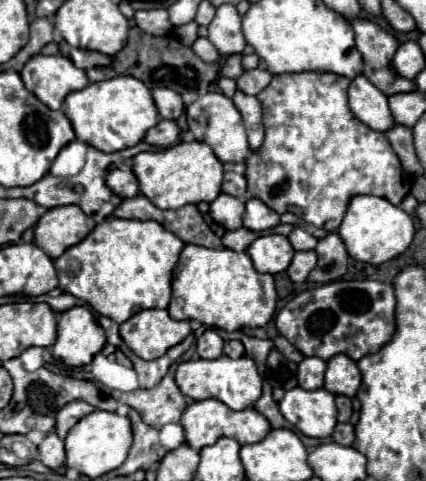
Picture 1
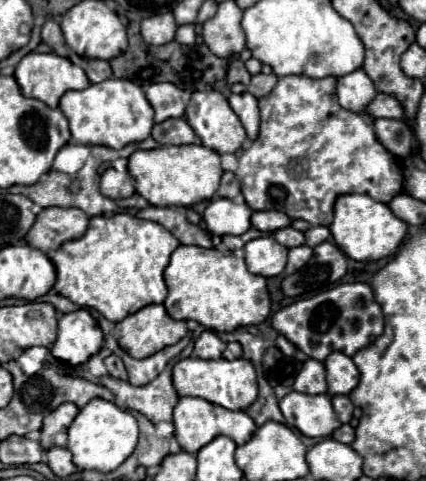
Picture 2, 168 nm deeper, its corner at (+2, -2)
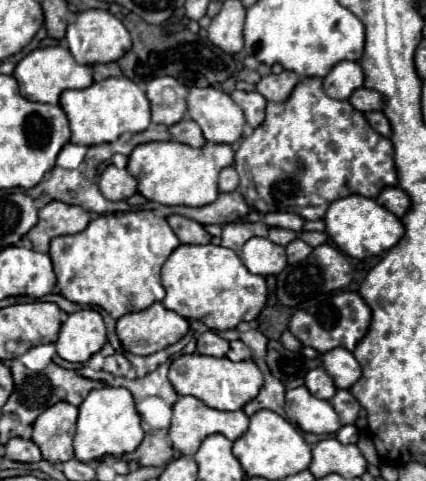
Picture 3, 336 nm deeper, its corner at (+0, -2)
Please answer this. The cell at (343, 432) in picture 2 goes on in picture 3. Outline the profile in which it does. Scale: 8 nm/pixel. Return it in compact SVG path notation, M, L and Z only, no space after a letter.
M344 425L338 433L336 433L340 443L356 443L358 441L358 429L354 425Z

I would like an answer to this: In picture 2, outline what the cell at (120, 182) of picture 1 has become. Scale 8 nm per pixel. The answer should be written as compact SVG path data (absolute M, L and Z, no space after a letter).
M106 169L100 179L100 193L110 199L124 199L134 195L134 181L128 173L118 173L116 169Z

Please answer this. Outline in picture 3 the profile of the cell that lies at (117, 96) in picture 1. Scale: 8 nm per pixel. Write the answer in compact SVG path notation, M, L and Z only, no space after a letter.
M110 77L80 91L64 91L60 107L66 111L76 145L100 145L116 141L122 133L140 133L150 127L150 103L144 89L128 77Z

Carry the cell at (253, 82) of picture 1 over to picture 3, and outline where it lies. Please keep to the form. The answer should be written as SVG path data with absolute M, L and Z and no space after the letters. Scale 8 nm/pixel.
M282 71L280 75L266 75L256 85L256 91L268 101L284 101L294 85L298 83L298 75L292 71Z

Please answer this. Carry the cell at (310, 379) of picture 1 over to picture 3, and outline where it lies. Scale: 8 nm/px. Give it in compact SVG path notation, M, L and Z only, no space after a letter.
M316 367L312 371L306 373L304 377L304 385L308 387L308 391L312 391L312 395L316 395L318 399L332 399L332 395L336 393L336 385L334 381L328 377L328 373L324 371L324 367Z

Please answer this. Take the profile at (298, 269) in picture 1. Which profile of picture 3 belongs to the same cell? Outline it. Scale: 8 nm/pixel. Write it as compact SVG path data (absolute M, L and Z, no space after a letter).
M294 239L288 247L286 247L286 253L288 253L288 263L300 263L304 261L310 253L312 253L312 247L308 243L304 243L302 239Z

